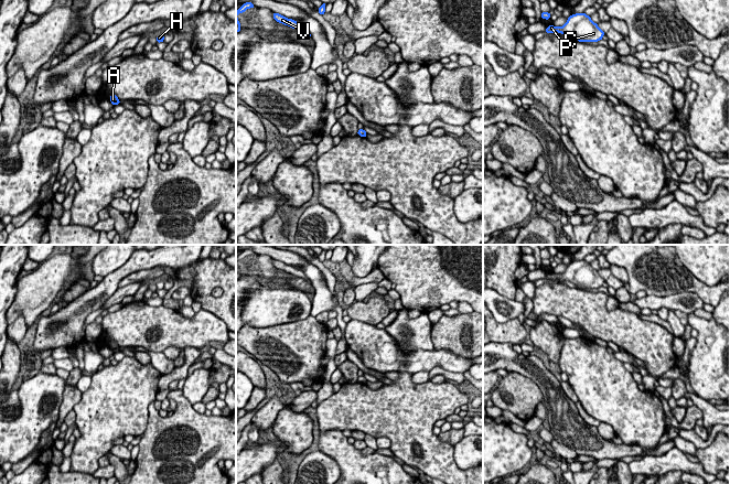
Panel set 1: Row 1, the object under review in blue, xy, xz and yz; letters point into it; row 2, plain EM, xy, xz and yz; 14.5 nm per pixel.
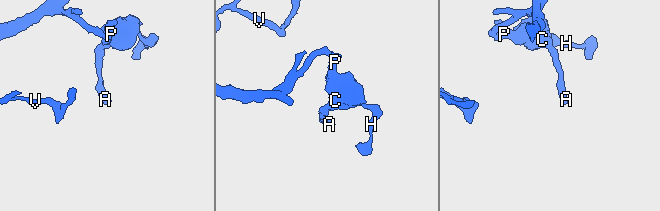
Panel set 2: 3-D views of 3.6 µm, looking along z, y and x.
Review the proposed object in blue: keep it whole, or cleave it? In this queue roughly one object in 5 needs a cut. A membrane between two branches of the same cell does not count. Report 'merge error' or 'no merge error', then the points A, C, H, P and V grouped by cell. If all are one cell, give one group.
no merge error; A C H P V

